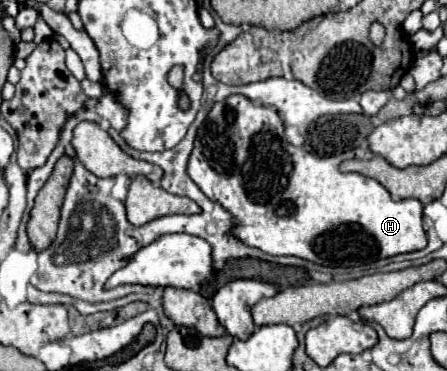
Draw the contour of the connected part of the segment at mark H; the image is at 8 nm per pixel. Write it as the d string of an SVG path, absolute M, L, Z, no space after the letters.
M229 95L211 107L203 127L197 131L187 161L187 175L213 203L231 213L231 235L269 255L293 255L317 265L353 267L423 249L427 245L421 225L423 205L417 199L393 201L389 191L375 179L359 173L341 173L339 163L343 159L347 159L345 153L317 157L303 147L291 145L283 137L283 121L275 109L253 105L243 95Z

